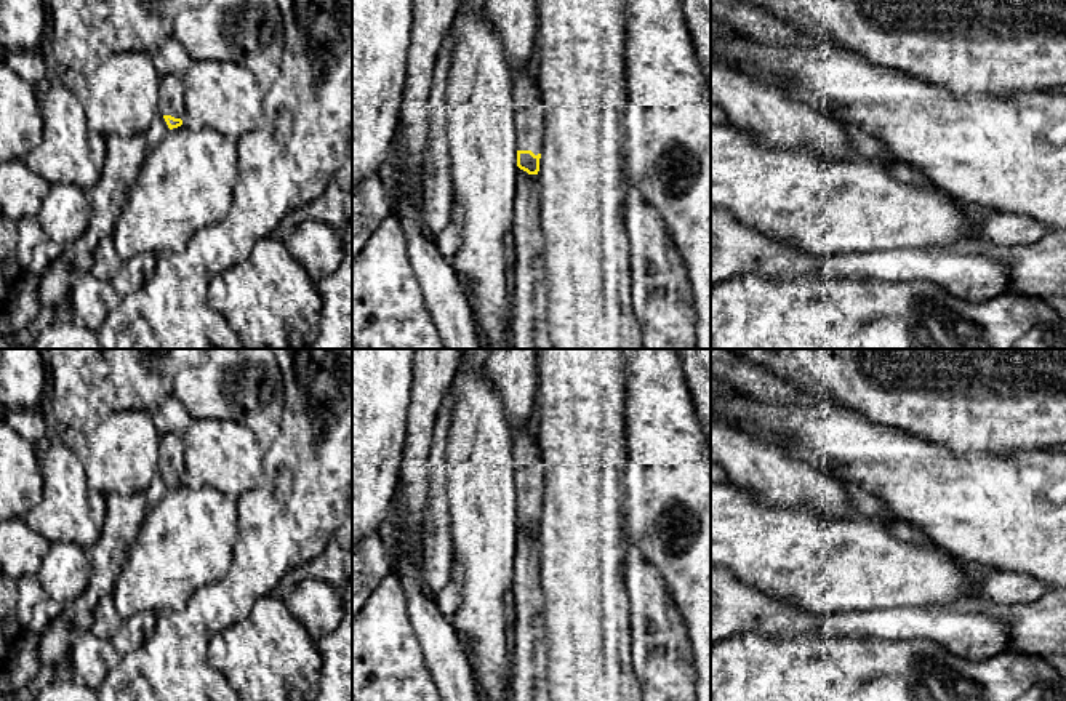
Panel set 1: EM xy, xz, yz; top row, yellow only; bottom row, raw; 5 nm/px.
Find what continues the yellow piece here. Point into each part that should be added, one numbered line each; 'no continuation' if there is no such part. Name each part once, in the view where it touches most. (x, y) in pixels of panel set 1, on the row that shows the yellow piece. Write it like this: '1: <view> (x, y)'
1: xz (528, 117)

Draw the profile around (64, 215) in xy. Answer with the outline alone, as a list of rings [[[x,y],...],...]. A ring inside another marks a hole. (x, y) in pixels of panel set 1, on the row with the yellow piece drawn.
[[[66,182],[50,184],[35,216],[46,237],[59,246],[74,243],[86,230],[93,208],[86,190]]]

